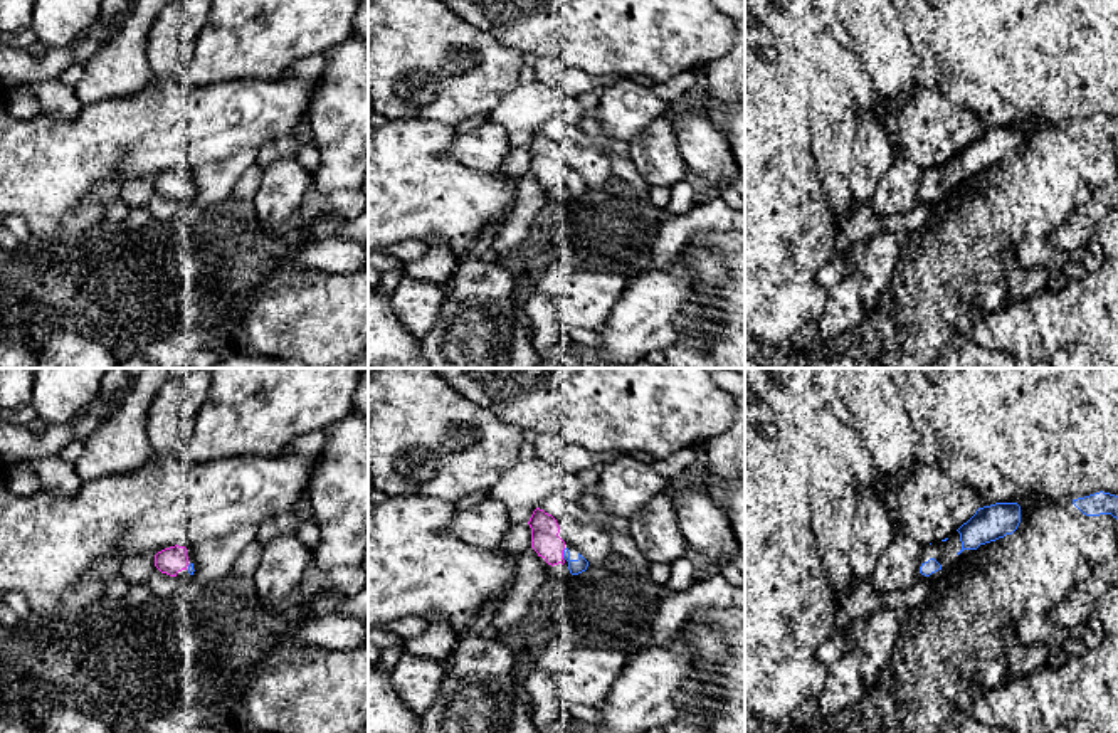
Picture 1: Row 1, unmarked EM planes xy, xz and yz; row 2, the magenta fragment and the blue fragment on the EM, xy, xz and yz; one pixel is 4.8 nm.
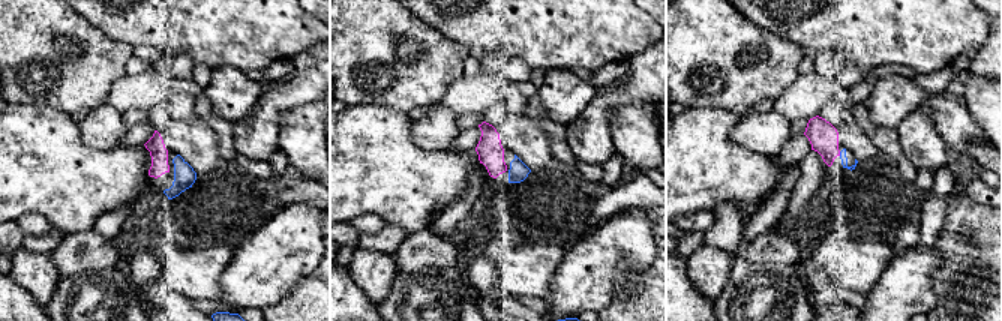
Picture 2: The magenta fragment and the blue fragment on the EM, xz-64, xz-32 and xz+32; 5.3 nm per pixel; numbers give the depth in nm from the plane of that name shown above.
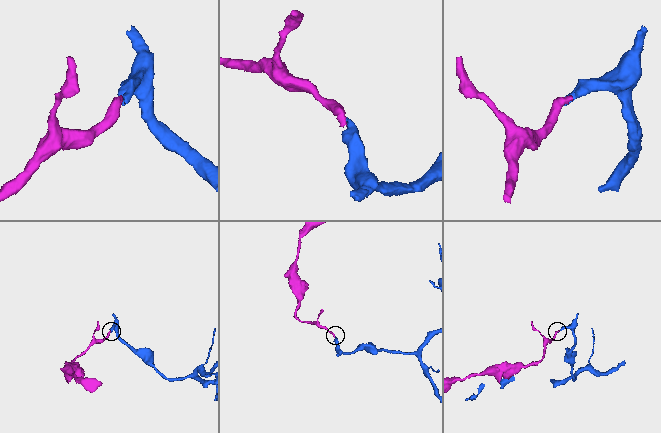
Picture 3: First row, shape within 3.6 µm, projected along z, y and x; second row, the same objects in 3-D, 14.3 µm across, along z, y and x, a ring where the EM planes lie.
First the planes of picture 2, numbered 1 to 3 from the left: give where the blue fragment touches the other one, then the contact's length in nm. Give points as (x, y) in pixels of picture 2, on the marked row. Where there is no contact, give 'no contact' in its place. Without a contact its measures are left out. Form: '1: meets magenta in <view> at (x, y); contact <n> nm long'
1: no contact
2: no contact
3: meets magenta in xz+32 at (839, 153); contact 30 nm long

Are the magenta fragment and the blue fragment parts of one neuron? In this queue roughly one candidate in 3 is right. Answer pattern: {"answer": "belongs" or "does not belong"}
{"answer": "belongs"}

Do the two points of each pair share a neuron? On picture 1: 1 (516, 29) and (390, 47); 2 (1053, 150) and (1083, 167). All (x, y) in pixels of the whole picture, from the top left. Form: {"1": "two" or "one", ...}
{"1": "two", "2": "one"}

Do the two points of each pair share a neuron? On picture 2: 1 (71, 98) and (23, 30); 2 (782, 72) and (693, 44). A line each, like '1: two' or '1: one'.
1: one
2: one

